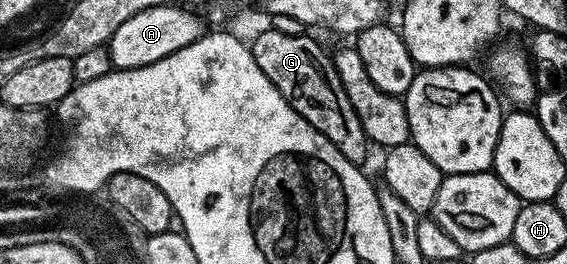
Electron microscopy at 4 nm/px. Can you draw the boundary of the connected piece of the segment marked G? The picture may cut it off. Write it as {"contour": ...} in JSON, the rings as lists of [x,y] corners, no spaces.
{"contour":[[[268,30],[249,43],[256,64],[268,80],[284,96],[284,100],[294,111],[312,124],[332,143],[337,150],[355,164],[362,164],[366,158],[368,139],[344,88],[340,84],[338,74],[332,69],[331,63],[322,55],[322,50],[302,34],[285,34]]]}

